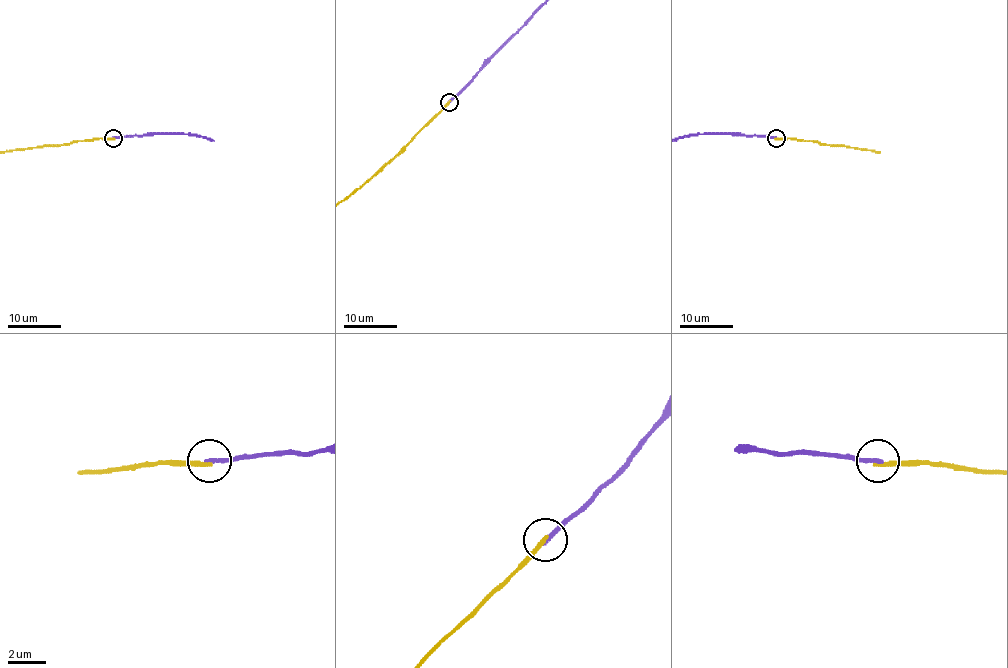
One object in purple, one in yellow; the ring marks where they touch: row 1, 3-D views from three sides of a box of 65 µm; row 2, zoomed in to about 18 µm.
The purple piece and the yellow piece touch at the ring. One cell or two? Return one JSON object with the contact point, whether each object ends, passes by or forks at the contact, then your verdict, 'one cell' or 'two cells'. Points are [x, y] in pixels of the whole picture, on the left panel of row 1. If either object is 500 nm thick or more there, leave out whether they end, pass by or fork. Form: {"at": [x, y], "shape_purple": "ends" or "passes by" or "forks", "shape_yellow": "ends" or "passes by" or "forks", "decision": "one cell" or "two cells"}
{"at": [113, 138], "shape_purple": "ends", "shape_yellow": "ends", "decision": "two cells"}

